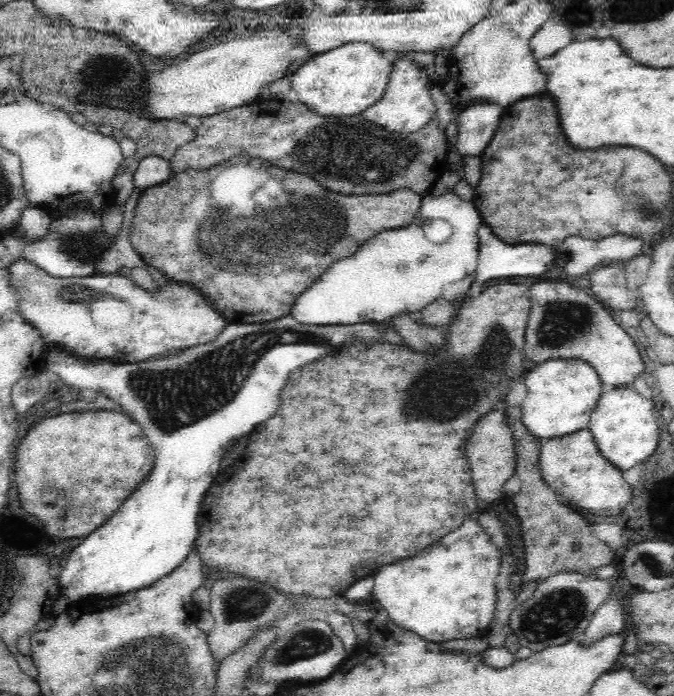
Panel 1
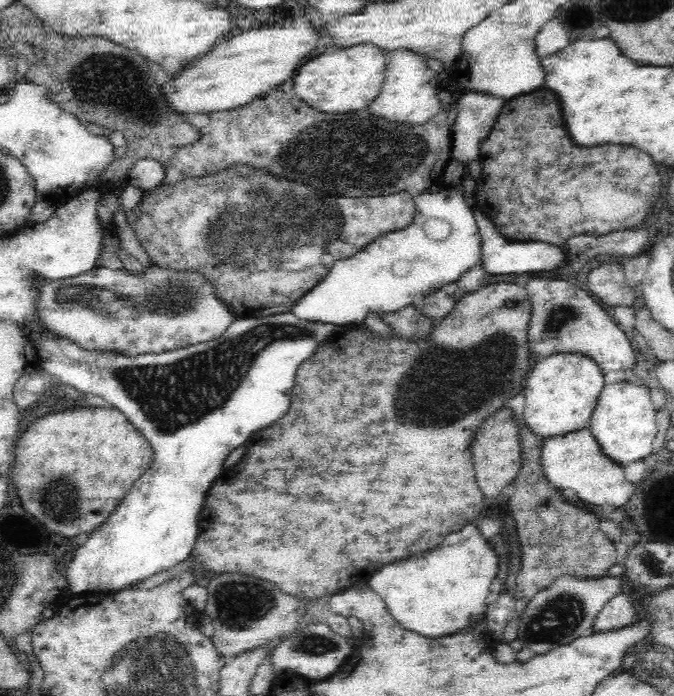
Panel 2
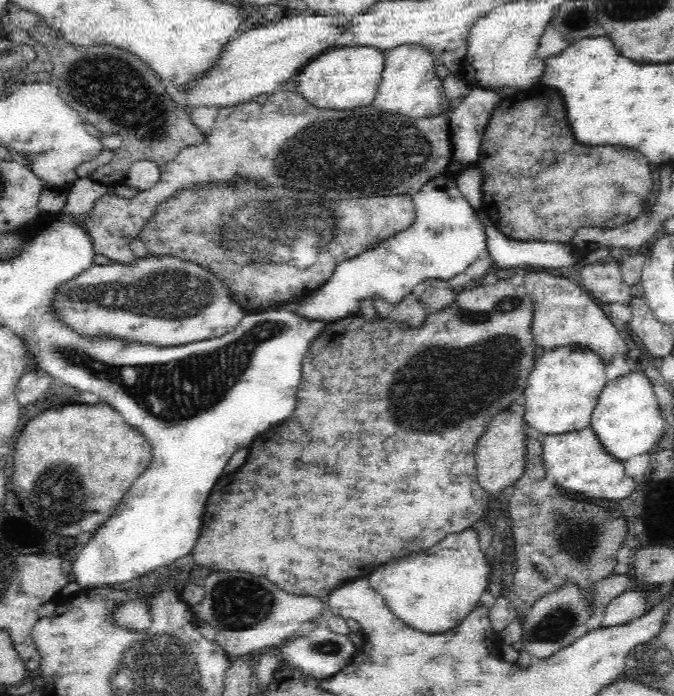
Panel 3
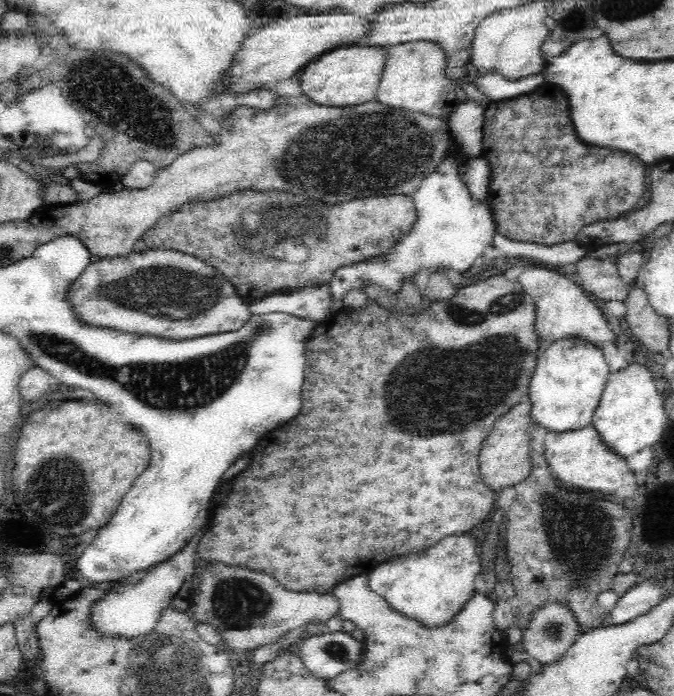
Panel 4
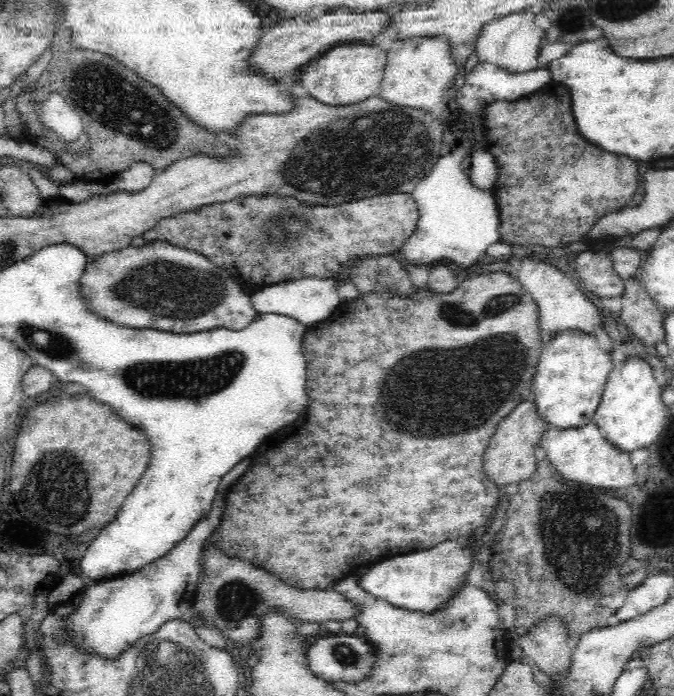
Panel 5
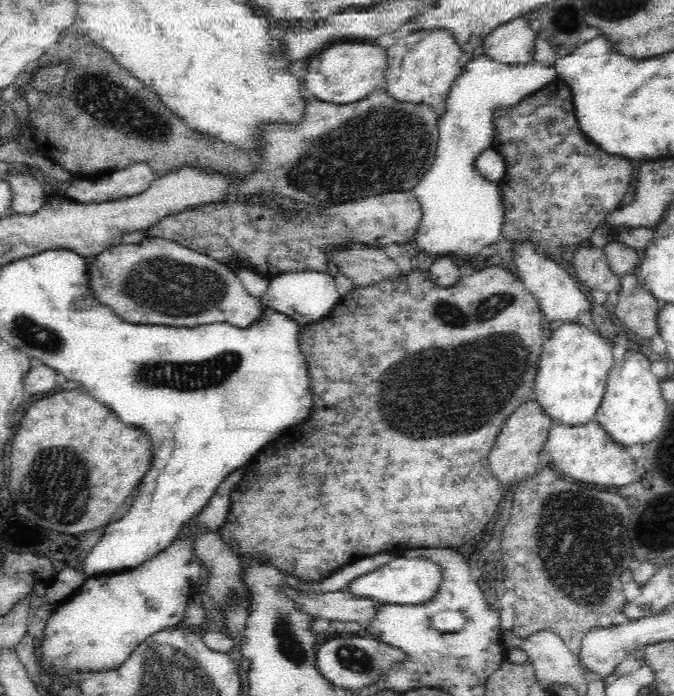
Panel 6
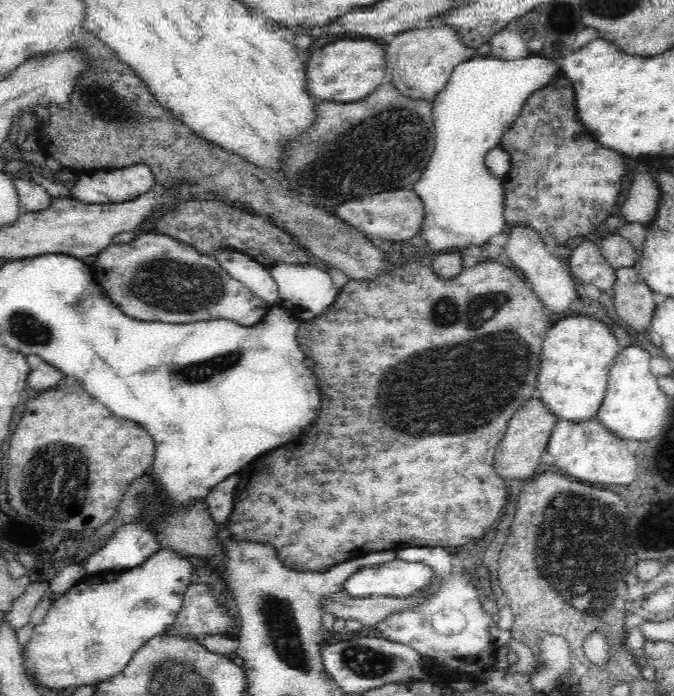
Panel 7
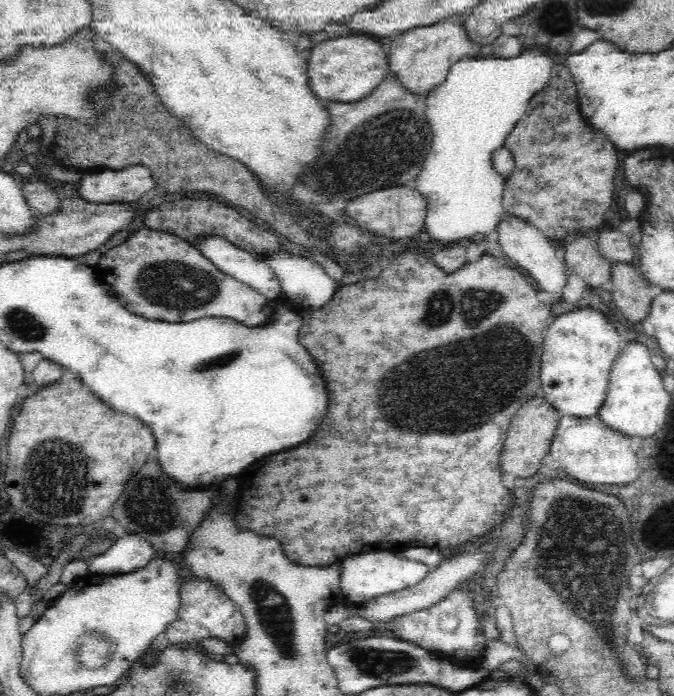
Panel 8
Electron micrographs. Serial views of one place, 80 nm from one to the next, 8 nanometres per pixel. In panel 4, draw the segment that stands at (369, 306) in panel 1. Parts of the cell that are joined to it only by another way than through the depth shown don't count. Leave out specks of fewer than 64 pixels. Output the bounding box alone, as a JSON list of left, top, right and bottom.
[329,144,496,312]

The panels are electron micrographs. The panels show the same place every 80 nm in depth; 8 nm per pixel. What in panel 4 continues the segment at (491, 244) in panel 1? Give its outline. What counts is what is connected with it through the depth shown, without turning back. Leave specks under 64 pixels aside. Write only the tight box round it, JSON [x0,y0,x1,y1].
[494,233,590,266]

